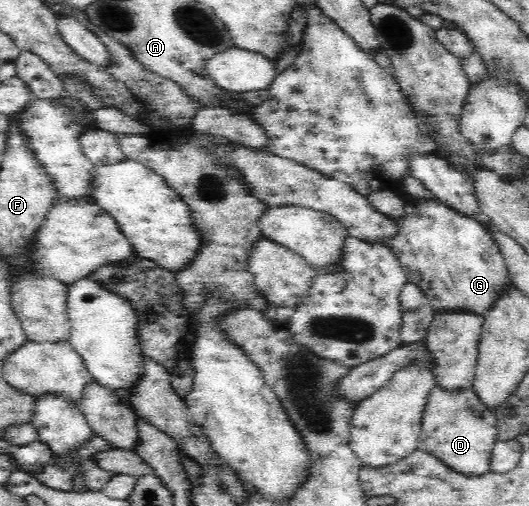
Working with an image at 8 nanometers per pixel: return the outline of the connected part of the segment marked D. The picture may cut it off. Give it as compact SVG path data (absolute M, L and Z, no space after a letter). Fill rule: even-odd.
M436 385L433 397L428 401L428 407L422 419L422 431L418 440L417 448L430 452L437 457L444 465L450 467L454 472L466 477L482 477L492 475L492 453L498 444L497 419L492 411L487 411L485 407L474 396L471 389L464 394L450 396L441 387Z

